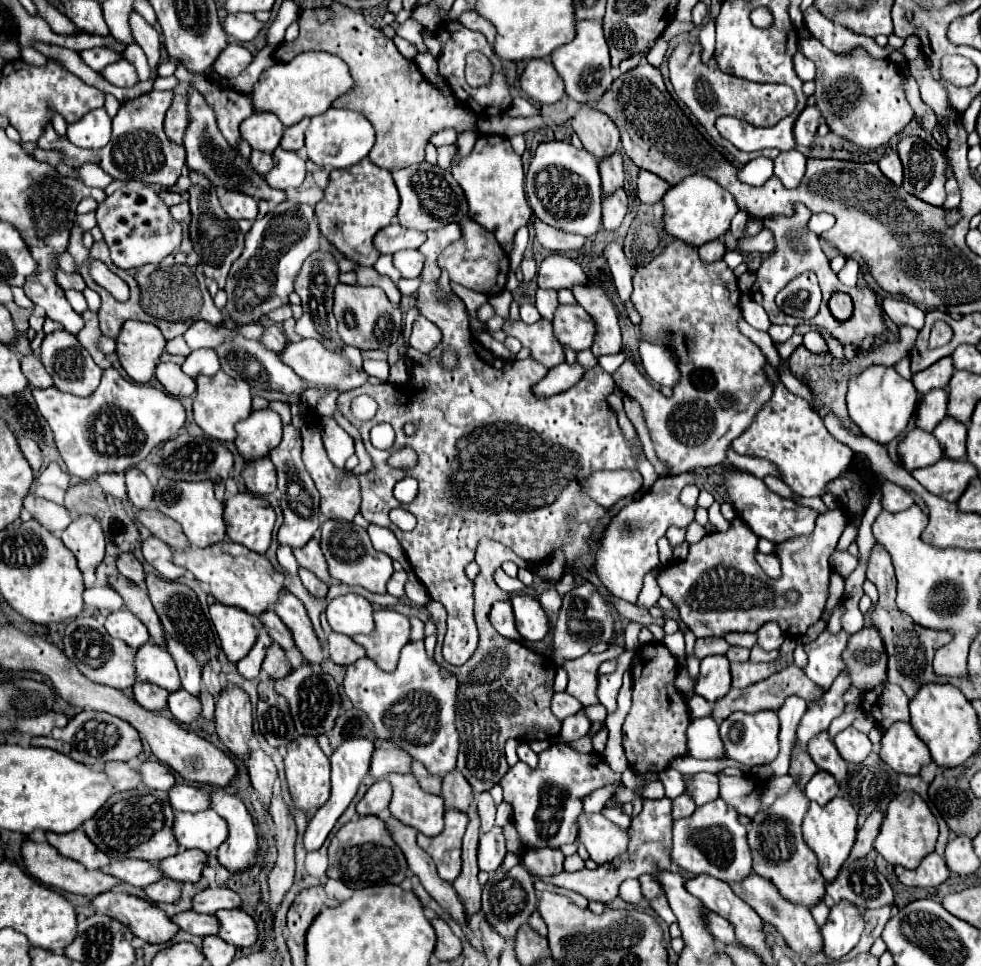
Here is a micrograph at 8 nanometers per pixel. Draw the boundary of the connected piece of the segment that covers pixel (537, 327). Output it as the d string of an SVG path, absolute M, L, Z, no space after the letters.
M507 317L505 325L503 325L503 331L505 331L505 335L519 339L521 345L531 351L531 357L537 363L541 363L543 367L553 369L553 367L565 363L563 347L557 345L557 341L553 339L551 321L539 319L537 323L527 325L521 319L511 321L511 317Z

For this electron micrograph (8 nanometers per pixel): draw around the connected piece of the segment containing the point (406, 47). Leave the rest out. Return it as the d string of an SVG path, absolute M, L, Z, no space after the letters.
M393 37L393 43L395 43L395 47L399 49L401 55L405 55L405 57L409 57L409 59L413 59L413 57L417 55L417 47L415 47L413 43L409 43L409 41L401 39L401 37Z

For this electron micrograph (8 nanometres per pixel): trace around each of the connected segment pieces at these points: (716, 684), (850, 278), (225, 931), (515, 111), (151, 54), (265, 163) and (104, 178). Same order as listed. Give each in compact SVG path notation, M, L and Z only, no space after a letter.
M711 655L701 661L701 673L697 677L695 693L705 697L707 701L715 703L731 689L731 675L729 675L729 659L725 655Z
M847 259L845 267L837 273L837 277L839 277L841 283L853 287L853 285L857 283L857 273L859 273L859 265L857 265L857 261L855 261L855 259Z
M217 911L215 917L219 919L219 937L225 943L235 947L251 947L257 941L257 925L245 911Z
M515 97L513 99L513 105L509 107L509 111L507 111L509 115L513 115L513 117L519 117L519 115L537 115L537 113L541 113L531 101L527 101L527 99L523 99L523 97Z
M131 11L131 15L129 15L129 27L131 27L133 39L145 51L145 55L149 59L149 67L155 71L157 65L159 65L159 47L161 47L159 33L137 11Z
M253 151L251 153L251 163L253 163L253 169L261 175L265 175L267 171L273 169L273 155L271 153L263 153L263 151Z
M83 163L77 169L77 179L81 179L89 187L99 187L99 189L105 189L113 181L113 177L107 175L97 163Z

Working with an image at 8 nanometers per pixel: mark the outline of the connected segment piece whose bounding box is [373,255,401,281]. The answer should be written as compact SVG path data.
M381 255L377 261L375 261L375 271L379 273L379 275L385 275L385 277L389 277L389 279L393 279L393 281L399 281L401 279L401 275L399 275L399 271L393 267L393 263L391 263L391 255Z

